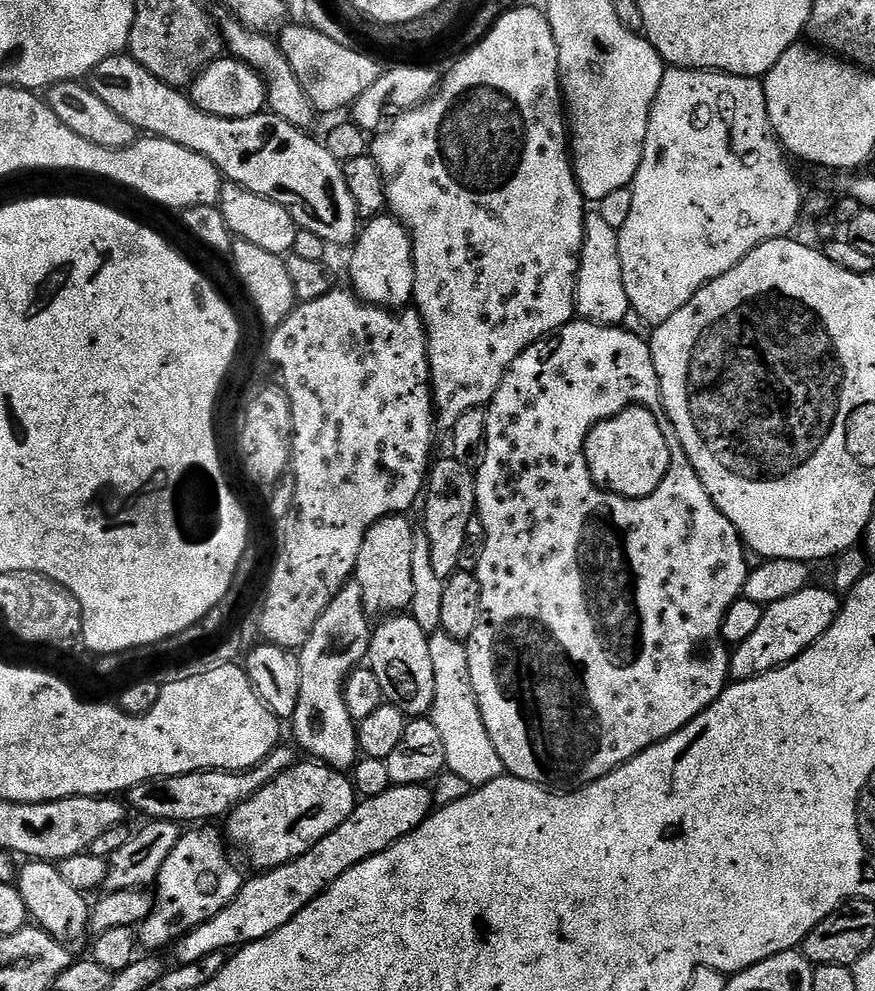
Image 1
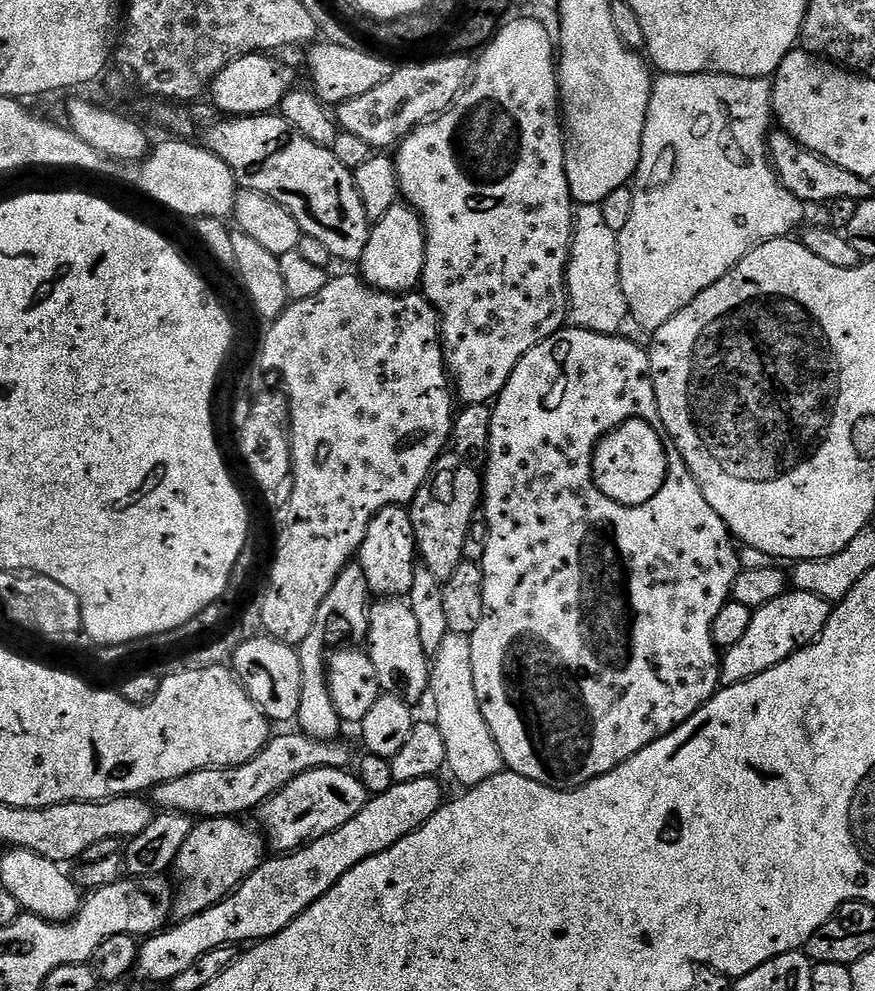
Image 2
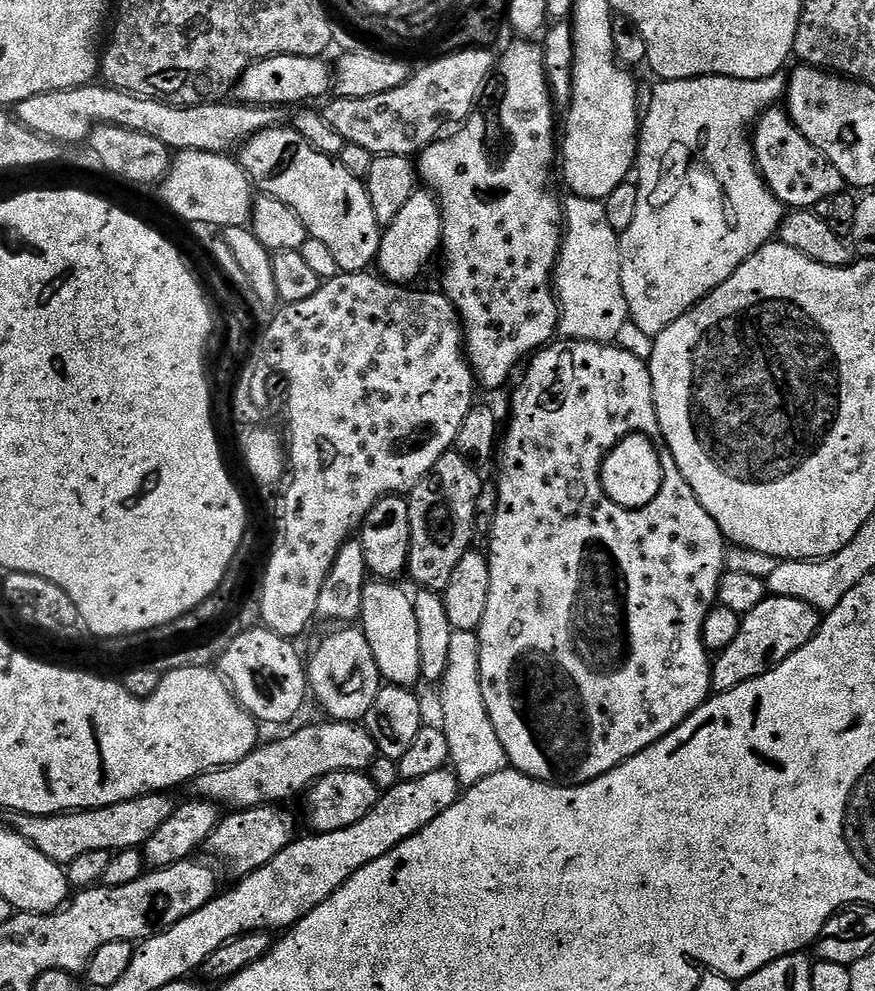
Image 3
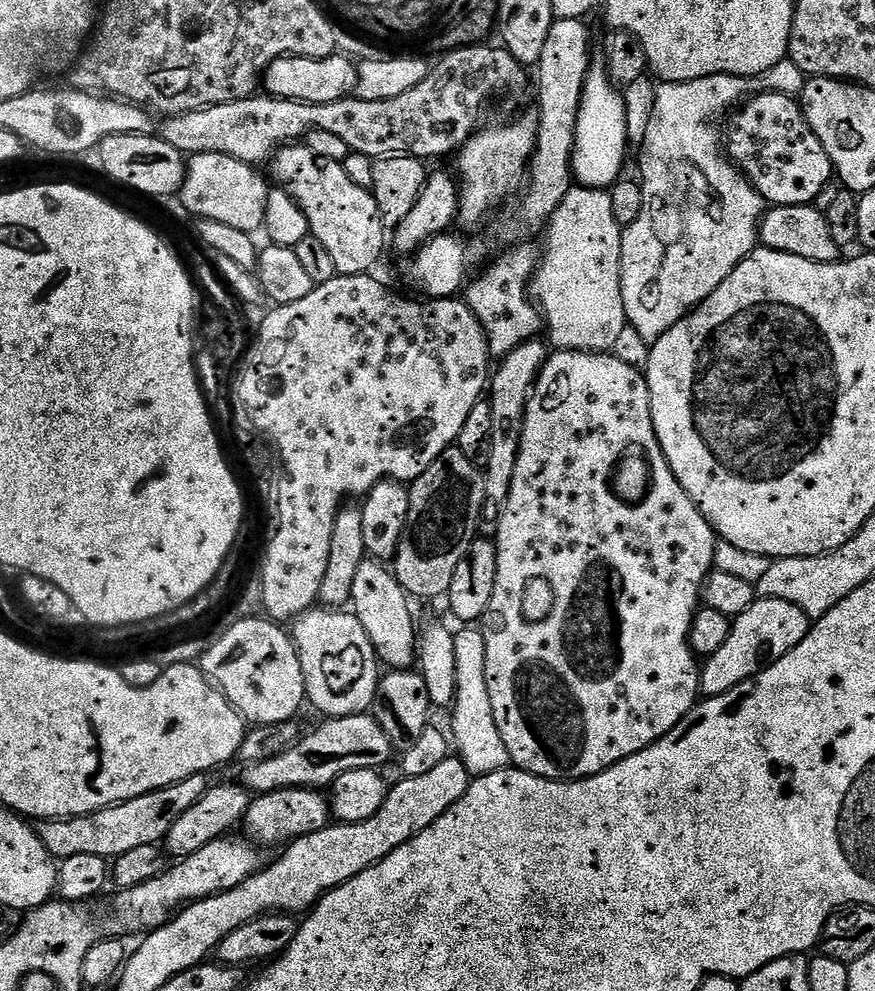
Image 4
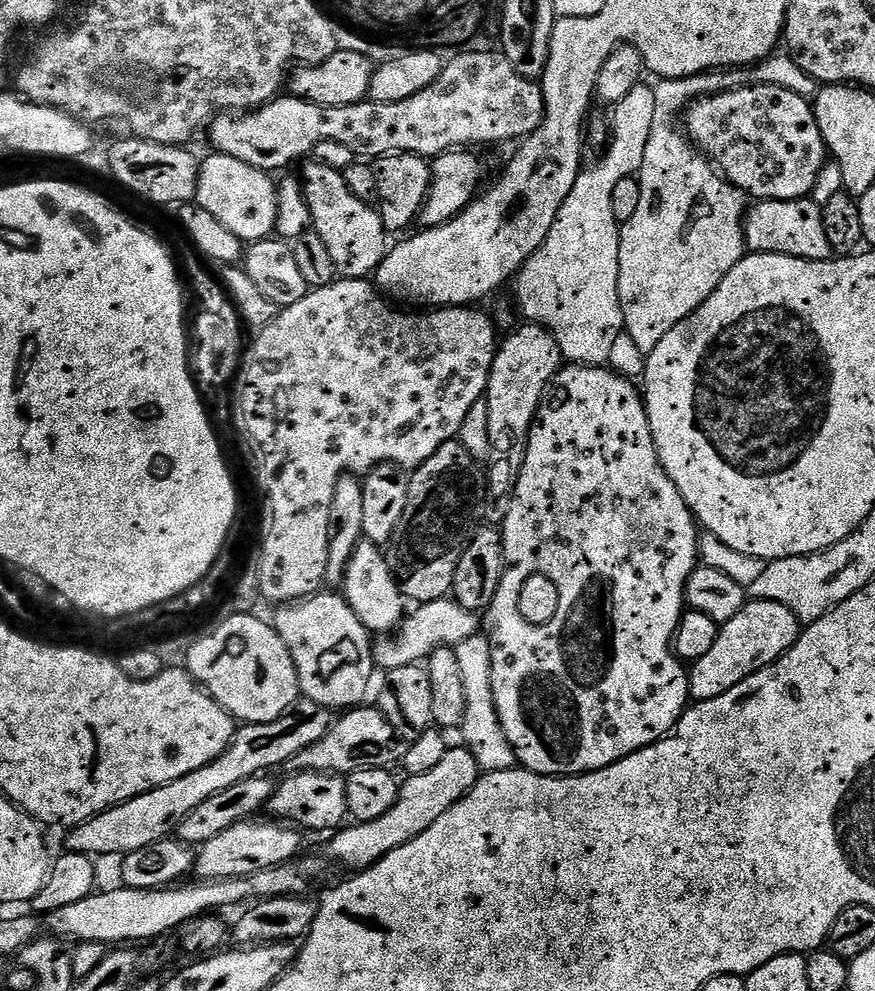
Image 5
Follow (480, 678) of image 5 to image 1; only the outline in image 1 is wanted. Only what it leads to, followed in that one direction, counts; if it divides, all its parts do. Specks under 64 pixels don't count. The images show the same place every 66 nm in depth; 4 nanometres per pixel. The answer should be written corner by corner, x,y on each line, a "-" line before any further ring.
439,630
429,635
428,641
430,642
430,662
434,665
434,702
430,718
442,737
442,747
446,750
447,771
458,774
458,778
463,778
472,788
481,788
483,784
494,782
499,776
505,775
505,770
502,758
498,758
498,750
494,750
494,742
490,742
490,734
486,734
486,722
482,722
482,710
478,710
478,698
470,682
467,643
450,638
450,634

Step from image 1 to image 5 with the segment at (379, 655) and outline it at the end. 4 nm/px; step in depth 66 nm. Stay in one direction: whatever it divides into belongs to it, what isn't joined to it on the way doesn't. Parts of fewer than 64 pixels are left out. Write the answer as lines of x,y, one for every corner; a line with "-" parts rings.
361,540
350,558
348,569
344,575
342,595
354,610
354,614
358,614
364,627
372,634
395,632
406,615
406,601
404,595
400,593
400,587
396,584
396,580
392,577
388,557
369,540

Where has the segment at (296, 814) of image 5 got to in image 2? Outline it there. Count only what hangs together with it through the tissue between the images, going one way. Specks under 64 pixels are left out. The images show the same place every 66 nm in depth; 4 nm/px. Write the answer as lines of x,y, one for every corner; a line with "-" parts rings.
235,816
200,818
193,823
190,838
186,838
174,865
178,891
174,896
174,916
177,921
188,920
202,910
222,902
266,859
266,840
259,827
251,828

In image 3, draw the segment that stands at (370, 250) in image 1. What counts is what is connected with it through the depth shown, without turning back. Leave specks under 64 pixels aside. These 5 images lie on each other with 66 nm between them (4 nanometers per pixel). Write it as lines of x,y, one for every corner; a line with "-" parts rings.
417,190
410,202
406,202
406,206
398,210
398,218
394,218
394,222
387,224
381,231
375,267
379,275
391,284
411,285
423,274
424,267
432,260
432,255
441,251
442,239
443,224
439,201
431,191

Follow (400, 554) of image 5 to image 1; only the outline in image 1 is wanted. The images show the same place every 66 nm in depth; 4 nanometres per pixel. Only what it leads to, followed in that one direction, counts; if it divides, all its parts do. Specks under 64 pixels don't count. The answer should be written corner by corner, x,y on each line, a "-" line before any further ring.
445,458
431,465
426,477
426,491
422,496
422,508
424,504
424,528
422,535
430,542
430,562
437,572
438,578
444,581
451,578
458,571
458,558
462,554
462,546
466,542
468,527
474,523
476,516
476,478
473,469
462,466
462,462

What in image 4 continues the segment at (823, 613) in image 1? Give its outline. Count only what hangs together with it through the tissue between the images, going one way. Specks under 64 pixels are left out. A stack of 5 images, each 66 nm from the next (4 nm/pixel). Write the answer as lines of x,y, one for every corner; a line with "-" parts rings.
753,599
751,606
732,620
730,638
726,638
726,643
703,661
700,670
701,693
710,697
734,690
734,686
746,682
751,676
756,676
786,654
790,654
790,650
794,650
798,642
806,638
809,627
810,617
791,602

